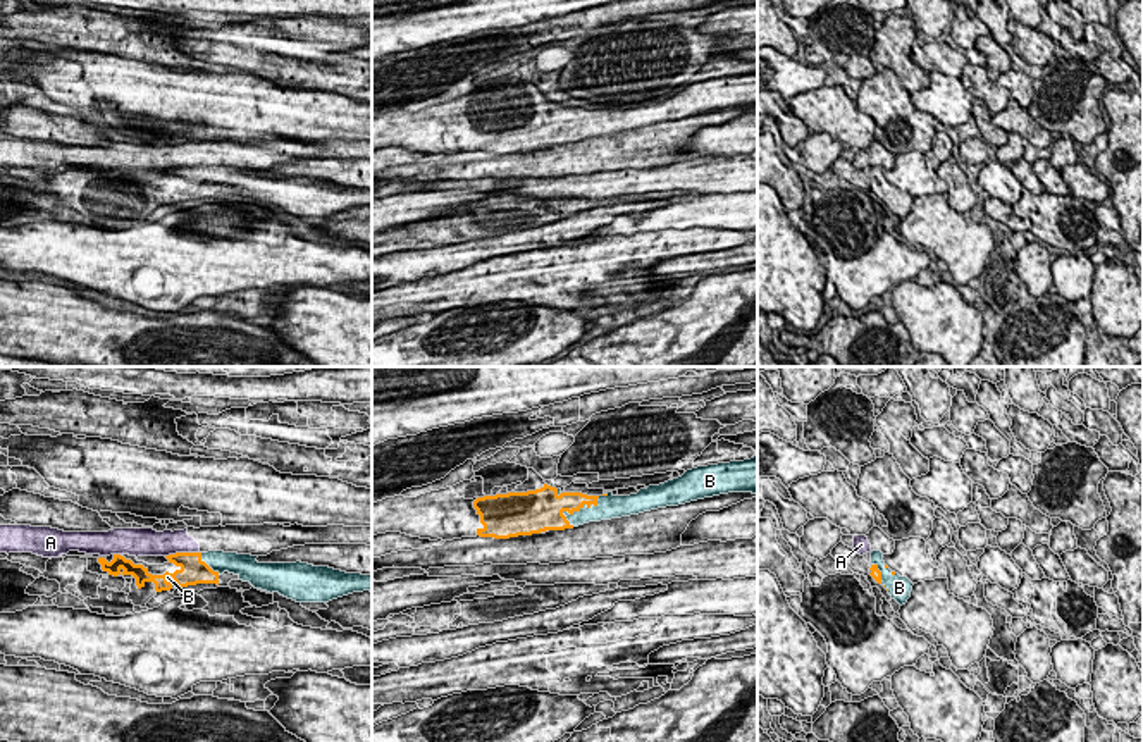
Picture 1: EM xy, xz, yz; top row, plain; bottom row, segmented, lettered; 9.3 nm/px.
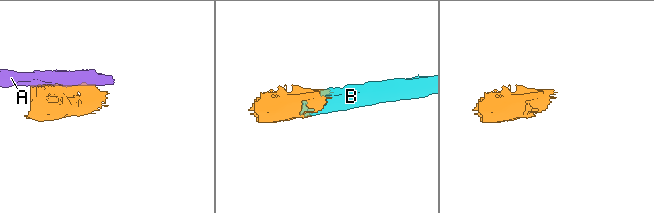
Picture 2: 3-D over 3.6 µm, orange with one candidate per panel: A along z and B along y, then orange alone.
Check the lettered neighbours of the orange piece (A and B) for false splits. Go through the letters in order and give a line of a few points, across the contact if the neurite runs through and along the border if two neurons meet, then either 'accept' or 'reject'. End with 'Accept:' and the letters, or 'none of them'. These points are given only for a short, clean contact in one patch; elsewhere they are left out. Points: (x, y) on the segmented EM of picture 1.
A: reject
B: accept
Accept: B

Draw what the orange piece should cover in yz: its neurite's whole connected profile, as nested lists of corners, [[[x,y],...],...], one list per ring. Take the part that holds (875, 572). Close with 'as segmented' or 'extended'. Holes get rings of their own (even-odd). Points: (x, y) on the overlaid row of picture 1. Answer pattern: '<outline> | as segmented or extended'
[[[881,551],[871,553],[869,570],[869,575],[888,591],[892,599],[895,599],[900,606],[907,603],[914,584],[907,577],[900,577],[899,573],[892,572],[885,565]]] | extended

